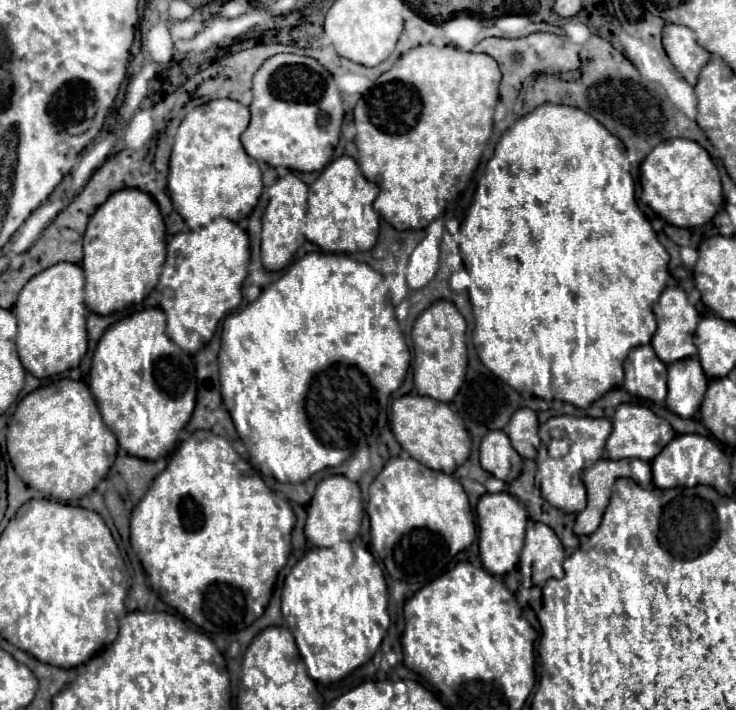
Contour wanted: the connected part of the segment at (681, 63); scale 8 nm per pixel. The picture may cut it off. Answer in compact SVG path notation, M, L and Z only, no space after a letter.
M668 23L664 27L662 45L672 61L672 65L678 69L678 73L690 83L696 85L700 69L708 63L710 53L700 47L694 39L694 31L684 25Z

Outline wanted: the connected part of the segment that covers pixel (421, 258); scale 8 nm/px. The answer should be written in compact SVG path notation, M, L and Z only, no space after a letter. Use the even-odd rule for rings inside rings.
M436 219L426 227L426 237L416 245L416 249L410 255L410 261L406 267L406 283L412 293L428 285L428 281L432 281L432 277L436 275L438 257L440 257L438 245L440 245L442 233L444 233L444 221Z

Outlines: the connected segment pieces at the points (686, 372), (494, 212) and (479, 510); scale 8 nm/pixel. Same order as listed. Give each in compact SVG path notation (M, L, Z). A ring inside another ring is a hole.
M698 357L682 359L668 365L668 397L666 405L672 413L690 419L698 411L708 387Z
M544 103L544 105L536 107L534 111L530 111L526 117L520 117L520 119L500 137L500 141L498 141L498 145L496 145L496 151L494 151L494 157L488 161L486 171L484 171L484 177L478 181L478 187L476 187L472 205L470 205L470 209L468 209L468 215L466 215L464 223L460 225L460 255L463 261L463 268L459 271L466 271L466 273L470 275L470 281L472 281L470 287L462 292L468 292L472 311L474 311L476 327L474 327L472 343L474 343L474 347L476 347L476 353L478 353L480 361L482 361L498 379L502 379L504 383L508 383L512 389L516 389L516 391L520 391L520 393L530 393L530 395L536 395L536 397L540 397L540 399L558 399L558 401L566 401L566 403L572 403L572 405L582 407L582 409L586 409L590 403L594 403L596 399L600 399L600 397L602 397L604 393L608 393L610 389L622 385L624 379L624 367L622 367L622 363L624 363L624 359L626 359L626 355L628 355L630 349L634 349L634 347L638 347L638 345L650 343L650 339L652 339L652 335L654 335L654 331L656 331L654 305L656 305L660 293L664 291L670 278L668 267L670 257L668 251L660 245L660 241L656 239L656 233L654 233L650 221L642 215L642 211L640 211L638 205L636 205L634 181L632 181L632 175L630 175L630 163L628 163L628 159L626 159L626 155L624 155L624 143L622 143L616 135L612 135L602 123L598 123L592 115L584 113L582 109L570 107L570 105L554 105L554 103Z
M486 493L480 497L476 505L476 515L480 525L478 547L484 569L492 575L506 575L514 571L518 565L518 555L522 551L524 533L526 533L526 521L528 521L526 507L522 507L522 503L510 493L494 493L494 495Z

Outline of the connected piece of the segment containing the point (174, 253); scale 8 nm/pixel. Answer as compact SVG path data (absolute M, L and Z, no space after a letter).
M214 219L200 229L170 237L166 263L156 289L160 293L160 309L168 317L166 333L178 347L188 353L200 351L212 339L220 319L240 305L240 289L248 271L248 261L248 235L228 219Z

